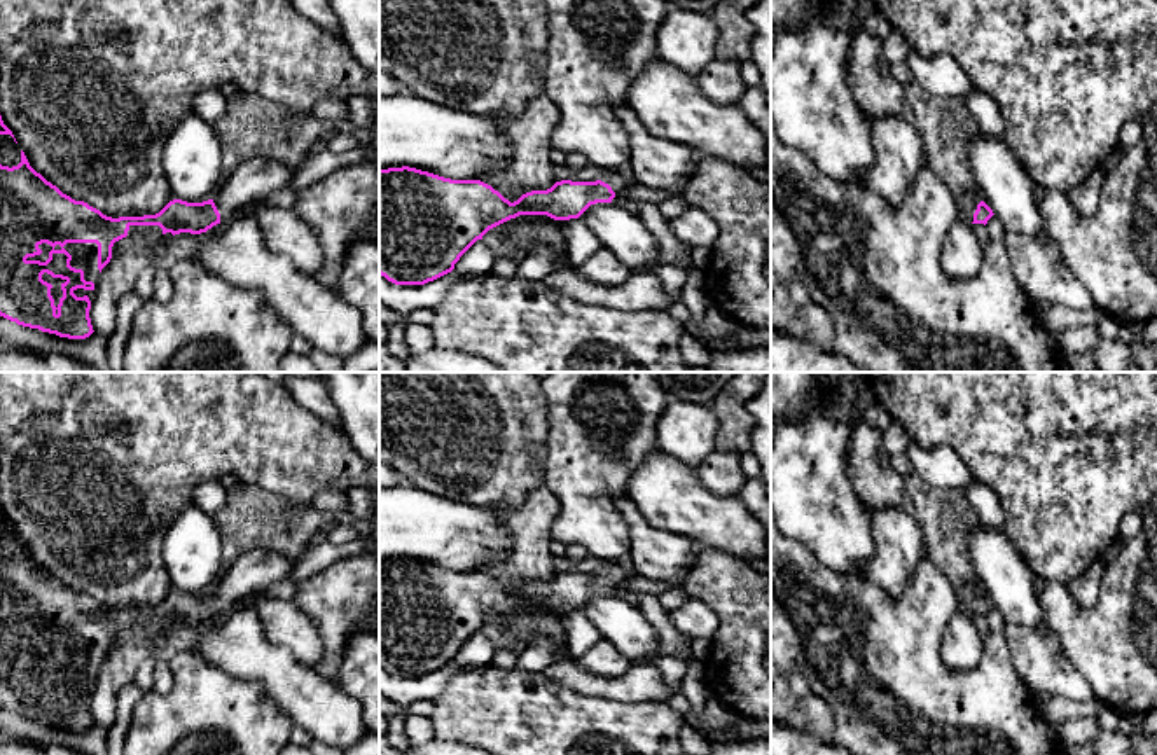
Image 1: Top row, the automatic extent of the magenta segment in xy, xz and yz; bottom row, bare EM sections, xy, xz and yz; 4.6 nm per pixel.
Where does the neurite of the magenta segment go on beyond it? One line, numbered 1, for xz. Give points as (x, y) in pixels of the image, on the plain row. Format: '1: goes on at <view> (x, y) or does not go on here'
1: goes on at xz (619, 572)

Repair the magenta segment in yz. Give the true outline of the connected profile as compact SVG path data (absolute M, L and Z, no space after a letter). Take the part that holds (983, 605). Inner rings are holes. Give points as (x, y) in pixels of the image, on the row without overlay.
M975 580L968 582L961 598L961 608L970 615L986 617L993 606L993 601L982 592L980 585Z

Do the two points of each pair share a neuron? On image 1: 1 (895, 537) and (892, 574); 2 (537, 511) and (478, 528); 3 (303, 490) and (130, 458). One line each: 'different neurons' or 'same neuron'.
1: same neuron
2: different neurons
3: same neuron

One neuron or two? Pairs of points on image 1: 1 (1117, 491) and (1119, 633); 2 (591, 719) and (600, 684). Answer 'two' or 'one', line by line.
1: two
2: two

